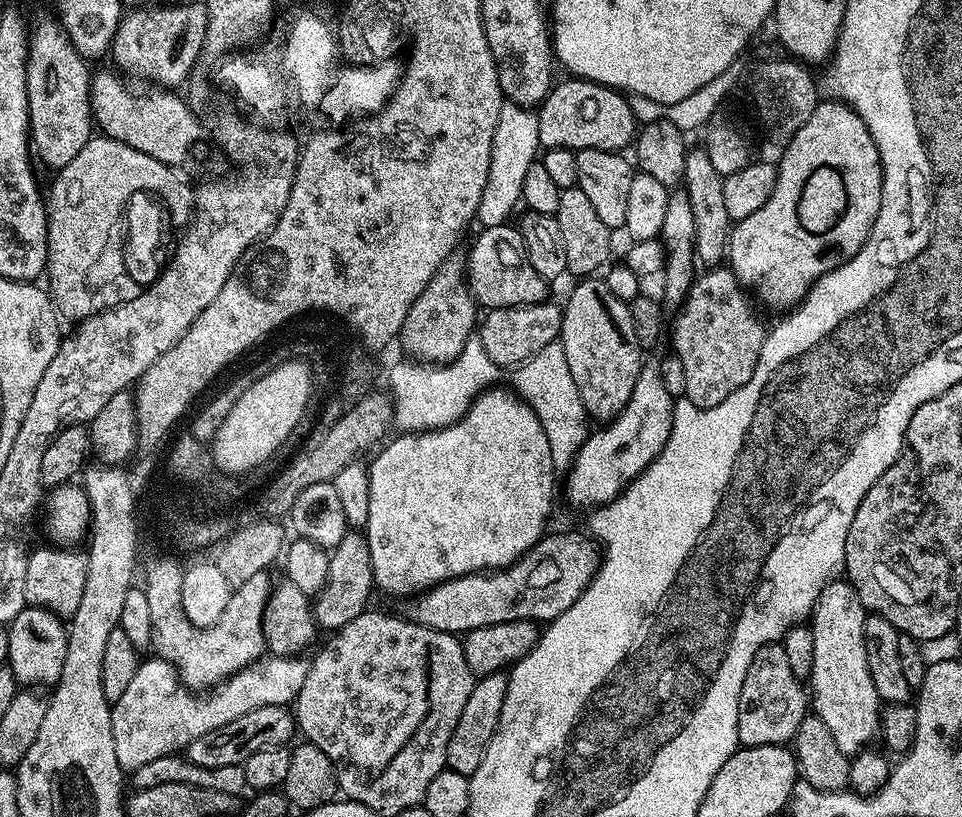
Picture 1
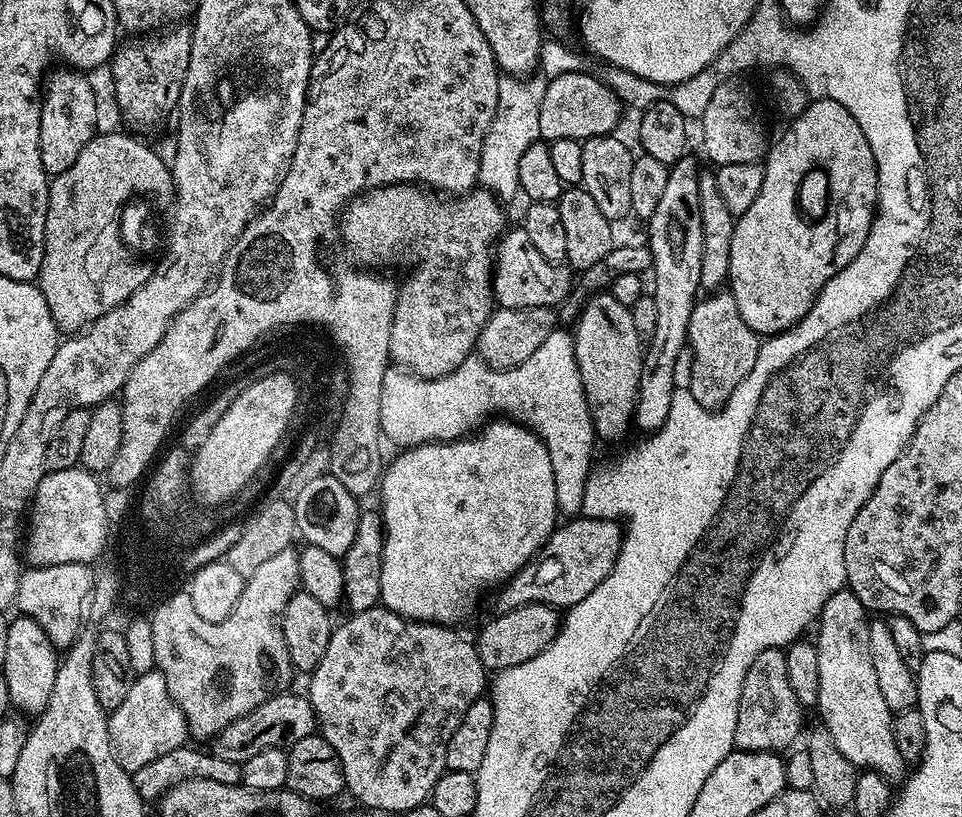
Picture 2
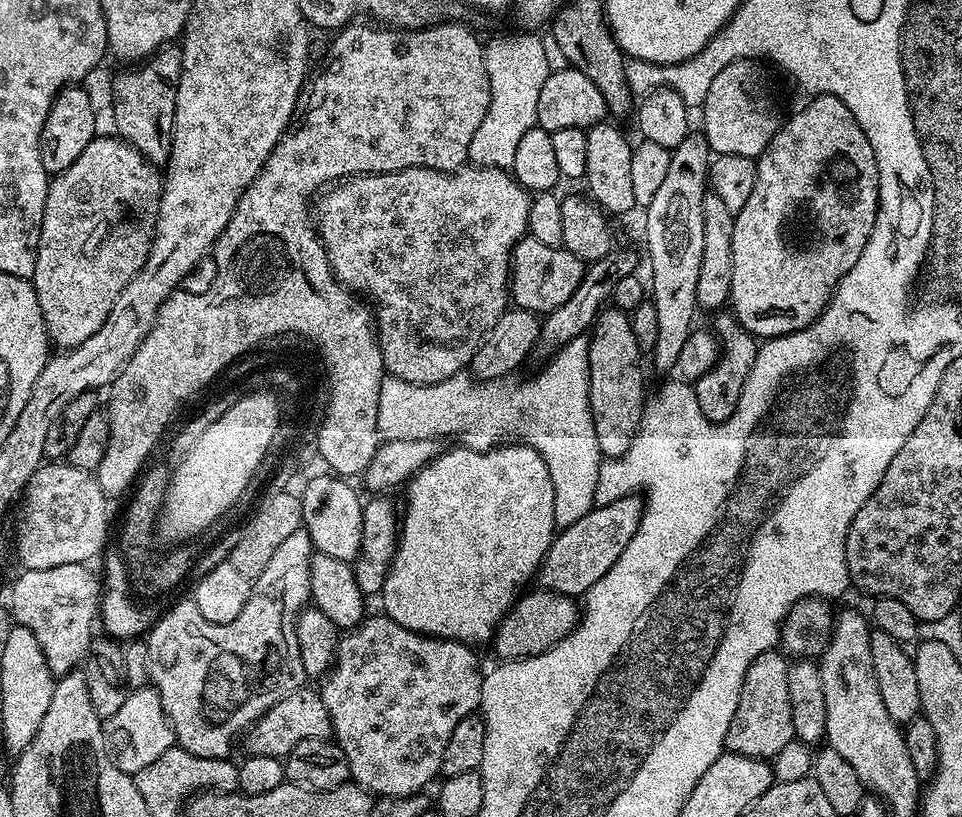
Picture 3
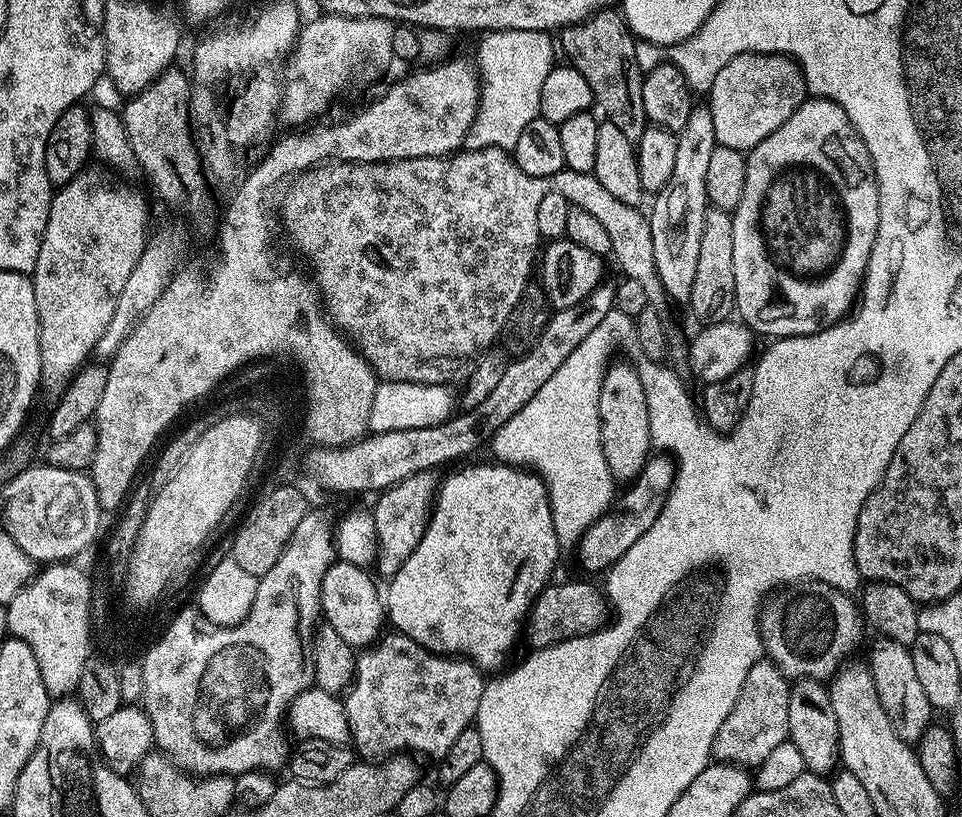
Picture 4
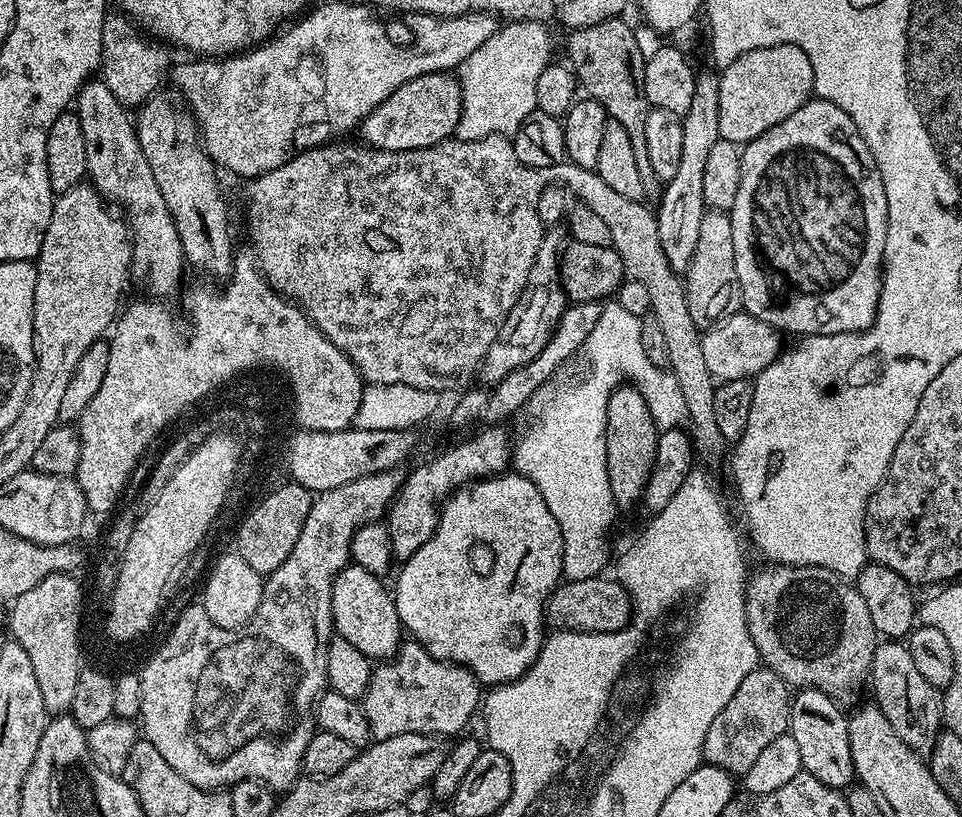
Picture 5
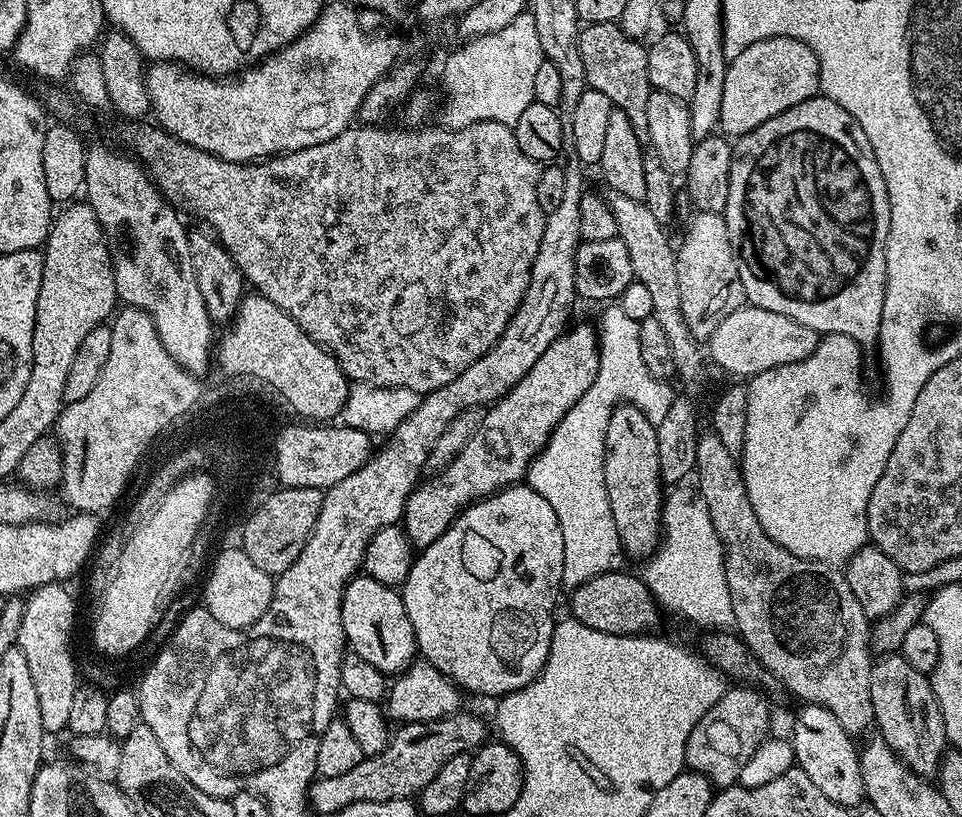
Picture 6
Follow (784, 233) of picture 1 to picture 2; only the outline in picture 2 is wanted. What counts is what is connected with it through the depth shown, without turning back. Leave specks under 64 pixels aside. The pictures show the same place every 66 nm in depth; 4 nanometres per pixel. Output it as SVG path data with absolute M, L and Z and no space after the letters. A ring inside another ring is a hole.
M813 99L807 110L802 115L795 117L789 124L792 125L777 140L775 137L774 143L769 147L766 159L763 161L762 190L758 190L758 198L754 198L750 210L746 210L746 214L735 217L734 234L730 238L728 280L730 281L732 297L734 302L738 302L738 314L742 314L742 322L746 322L746 326L750 326L750 330L754 330L764 338L792 328L812 309L818 294L826 286L826 282L830 282L830 278L834 278L834 274L842 271L847 264L854 262L854 258L860 253L866 238L870 234L872 218L878 211L878 197L876 194L878 174L876 173L874 154L870 150L870 142L866 142L866 134L862 134L862 126L858 126L858 122L854 122L854 114L850 114L850 110L846 110L846 106L842 106L833 100Z

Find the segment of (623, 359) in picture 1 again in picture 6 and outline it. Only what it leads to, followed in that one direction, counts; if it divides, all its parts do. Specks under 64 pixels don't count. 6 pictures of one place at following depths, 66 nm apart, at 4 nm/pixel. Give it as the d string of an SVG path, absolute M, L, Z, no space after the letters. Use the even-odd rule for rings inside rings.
M619 404L619 406L610 414L610 422L606 430L606 438L604 439L604 477L606 478L606 498L610 498L610 514L612 521L616 527L616 536L620 539L621 549L625 553L628 552L632 556L640 556L639 558L651 557L656 547L660 545L660 537L662 535L662 509L666 499L665 493L660 493L662 489L662 481L660 478L660 467L658 466L658 434L656 433L656 425L650 422L650 418L642 410L638 410L638 406L633 404Z

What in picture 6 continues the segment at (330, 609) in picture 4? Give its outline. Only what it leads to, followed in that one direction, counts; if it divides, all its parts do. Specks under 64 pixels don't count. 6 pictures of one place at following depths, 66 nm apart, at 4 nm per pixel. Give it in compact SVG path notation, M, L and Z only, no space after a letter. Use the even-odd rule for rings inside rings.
M357 574L344 587L340 605L344 639L347 647L358 654L358 658L366 658L370 666L385 674L399 674L417 659L414 626L410 626L404 597L396 588L378 582L373 576Z

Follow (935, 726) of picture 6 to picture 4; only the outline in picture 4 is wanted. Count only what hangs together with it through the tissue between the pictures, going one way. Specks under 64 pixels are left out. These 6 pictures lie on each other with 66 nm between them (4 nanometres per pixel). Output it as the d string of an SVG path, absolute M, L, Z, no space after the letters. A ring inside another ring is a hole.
M876 638L872 644L872 657L867 657L866 663L878 690L878 702L882 702L882 710L886 710L890 726L894 726L894 734L898 734L898 738L902 738L907 744L915 745L928 725L933 723L934 709L914 670L911 647L902 642Z

